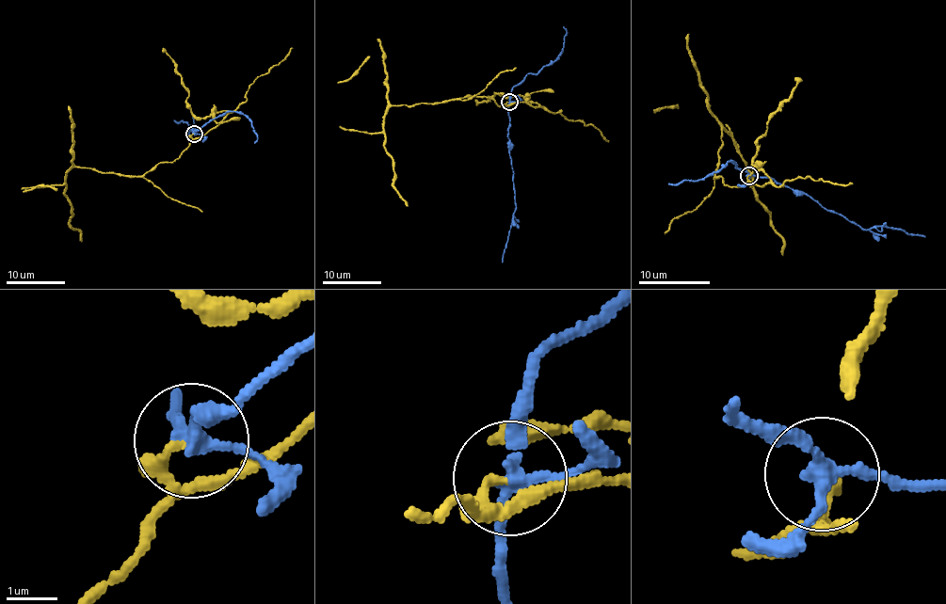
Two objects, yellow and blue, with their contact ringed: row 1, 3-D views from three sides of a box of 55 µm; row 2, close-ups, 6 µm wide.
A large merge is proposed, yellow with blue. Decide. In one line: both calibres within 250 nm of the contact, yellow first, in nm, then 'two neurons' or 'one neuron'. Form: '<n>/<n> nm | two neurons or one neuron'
130/220 nm | two neurons

